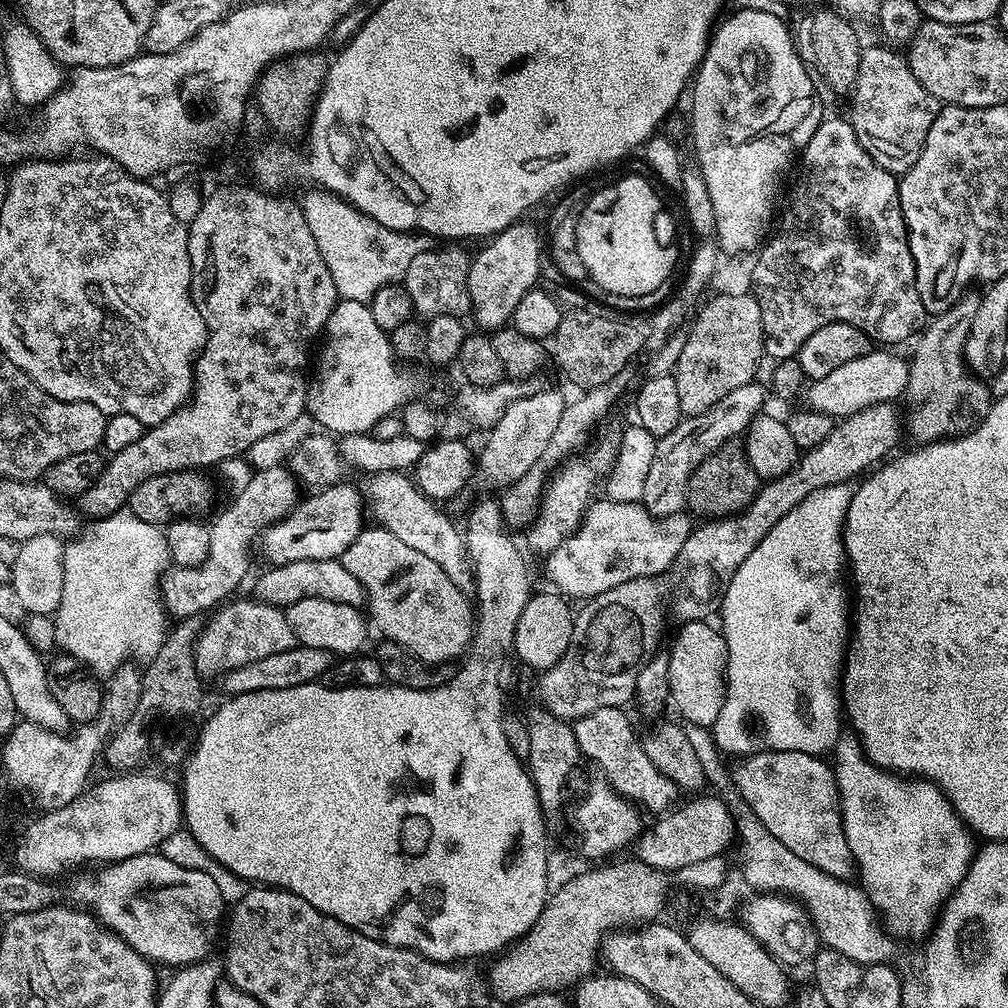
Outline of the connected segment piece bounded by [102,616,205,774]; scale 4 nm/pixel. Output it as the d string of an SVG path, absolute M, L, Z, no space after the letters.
M185 616L179 621L180 624L176 629L174 627L167 633L165 641L162 642L161 649L158 650L155 657L147 661L146 671L143 673L144 681L142 682L142 694L136 703L136 709L132 715L127 717L119 725L120 733L116 737L113 735L107 741L103 749L103 759L108 759L108 764L116 774L128 774L136 768L148 756L148 731L155 726L159 720L176 720L179 716L188 716L200 704L200 683L202 677L200 671L196 669L196 640L200 636L200 631L205 626L205 621L200 616Z

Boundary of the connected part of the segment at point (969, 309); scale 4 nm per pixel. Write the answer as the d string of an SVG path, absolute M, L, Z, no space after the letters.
M974 292L965 293L955 303L942 313L937 313L923 329L917 339L916 352L910 358L908 369L907 397L922 402L906 418L906 432L916 440L915 443L932 443L936 440L955 438L970 432L984 420L986 414L992 408L994 399L990 394L990 387L985 381L973 375L967 369L964 360L966 338L969 337L971 323L978 312L980 296Z

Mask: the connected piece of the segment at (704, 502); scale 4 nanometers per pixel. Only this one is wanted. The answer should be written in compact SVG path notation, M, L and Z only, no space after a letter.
M743 439L727 440L700 463L698 470L694 470L688 483L687 507L697 517L704 516L700 518L734 516L756 497L761 483L760 476L754 474L754 466L750 466L746 458Z

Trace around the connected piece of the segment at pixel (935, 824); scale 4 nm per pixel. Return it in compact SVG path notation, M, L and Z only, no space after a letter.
M841 735L836 741L835 756L834 771L840 791L840 813L846 840L850 842L850 852L856 863L859 887L868 895L869 902L889 933L897 937L927 937L944 903L966 878L968 867L978 852L972 829L953 810L948 797L932 781L923 778L905 779L895 772L886 772L878 765L871 764L855 735Z

